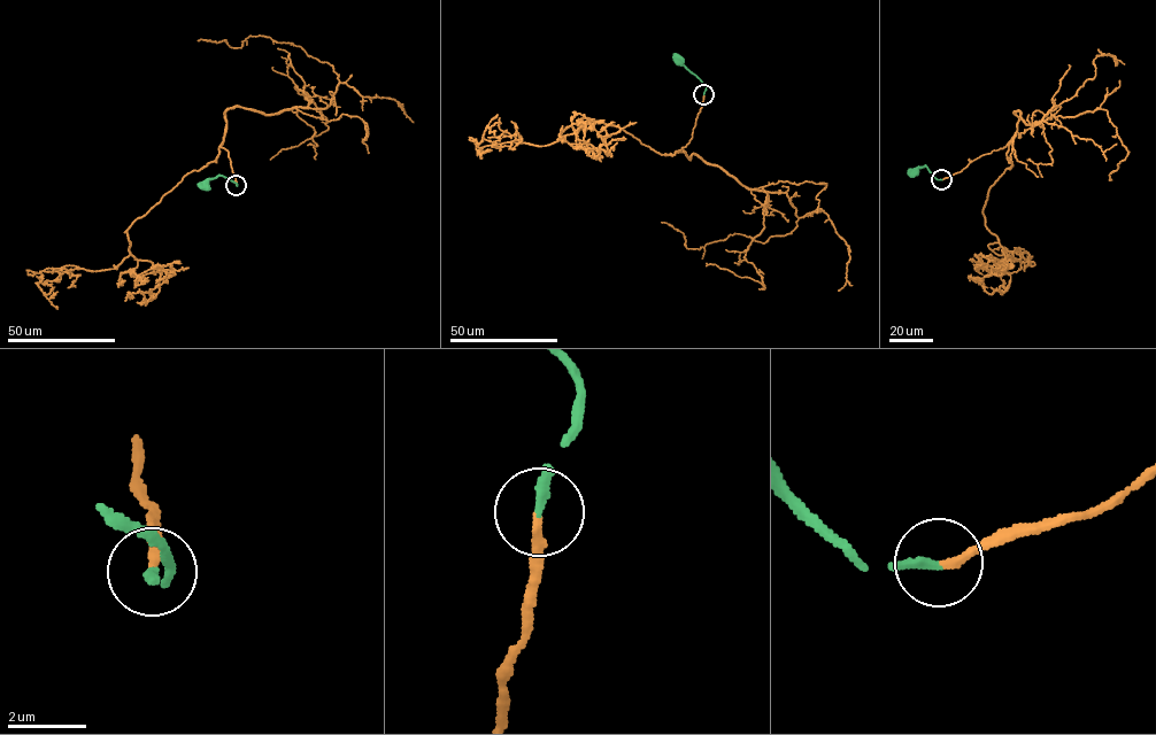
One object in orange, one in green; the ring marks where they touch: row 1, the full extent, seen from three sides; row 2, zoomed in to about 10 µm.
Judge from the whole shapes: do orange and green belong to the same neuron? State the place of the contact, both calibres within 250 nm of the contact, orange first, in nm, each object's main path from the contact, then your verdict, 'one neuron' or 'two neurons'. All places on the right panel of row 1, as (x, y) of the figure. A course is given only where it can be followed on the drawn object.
(941, 179) | 220/240 nm | orange via (941, 179), (1006, 147), (1014, 113), (1032, 126), (1074, 95), (1095, 76), (1096, 55), (1117, 64), (1099, 49) | green via (941, 179), (924, 165), (912, 172) | one neuron

